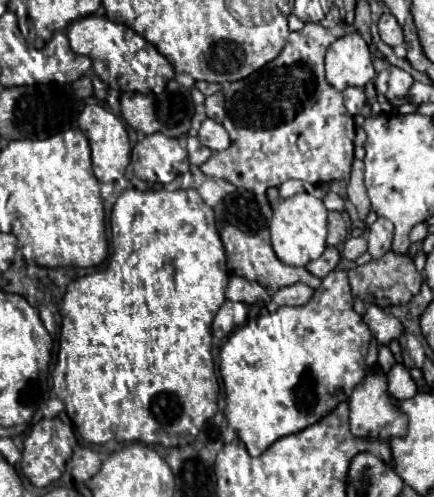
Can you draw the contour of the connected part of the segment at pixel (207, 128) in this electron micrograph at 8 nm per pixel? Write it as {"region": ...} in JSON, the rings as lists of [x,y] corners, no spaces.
{"region":[[[206,118],[198,130],[198,140],[210,150],[226,150],[230,146],[230,136],[222,124]]]}

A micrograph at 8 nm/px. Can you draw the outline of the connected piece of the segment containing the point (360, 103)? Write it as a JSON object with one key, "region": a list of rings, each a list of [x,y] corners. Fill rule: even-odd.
{"region":[[[346,88],[344,90],[344,106],[348,108],[348,112],[352,116],[360,114],[360,110],[364,108],[364,104],[366,104],[366,96],[364,96],[362,88]]]}

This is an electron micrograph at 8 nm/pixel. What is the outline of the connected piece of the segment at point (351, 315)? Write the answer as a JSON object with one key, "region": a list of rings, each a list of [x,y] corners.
{"region":[[[334,270],[330,272],[324,280],[322,280],[324,286],[320,286],[312,300],[304,306],[298,306],[298,308],[290,308],[290,306],[282,306],[278,308],[276,312],[270,313],[266,310],[262,315],[254,318],[254,320],[248,320],[244,326],[240,326],[234,334],[228,336],[228,340],[224,342],[222,350],[220,350],[220,376],[224,380],[224,390],[226,390],[226,420],[228,424],[236,430],[236,434],[240,436],[240,440],[246,444],[248,448],[248,454],[250,456],[260,456],[272,442],[276,442],[278,438],[282,436],[288,436],[288,434],[294,434],[294,432],[300,432],[304,430],[306,426],[318,422],[320,418],[324,418],[332,408],[336,408],[336,404],[340,400],[348,400],[354,386],[360,384],[364,378],[366,378],[366,372],[364,372],[364,360],[366,360],[366,354],[368,354],[368,346],[370,346],[370,340],[372,340],[372,334],[368,330],[368,326],[364,324],[362,316],[358,316],[352,308],[352,294],[350,294],[350,284],[348,284],[348,276],[346,272],[342,270]]]}

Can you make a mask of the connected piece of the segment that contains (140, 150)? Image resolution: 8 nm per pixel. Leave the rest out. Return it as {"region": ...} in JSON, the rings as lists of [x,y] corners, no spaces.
{"region":[[[150,134],[134,146],[134,170],[152,170],[162,184],[172,182],[178,174],[188,172],[188,152],[176,138],[166,134]]]}

